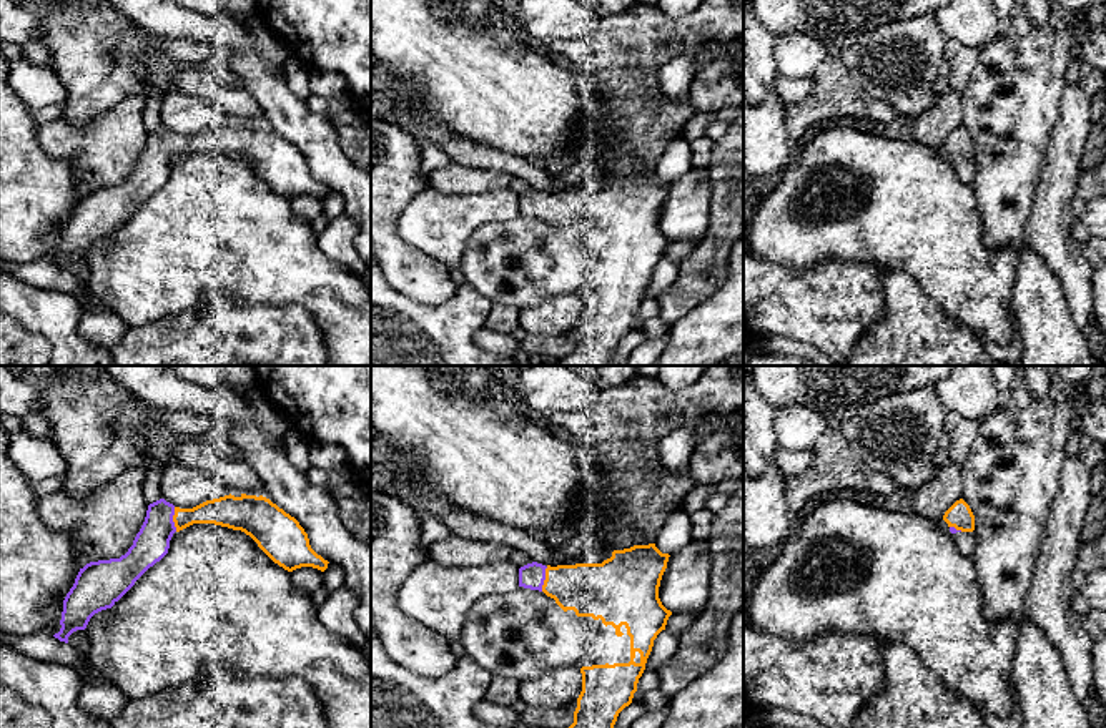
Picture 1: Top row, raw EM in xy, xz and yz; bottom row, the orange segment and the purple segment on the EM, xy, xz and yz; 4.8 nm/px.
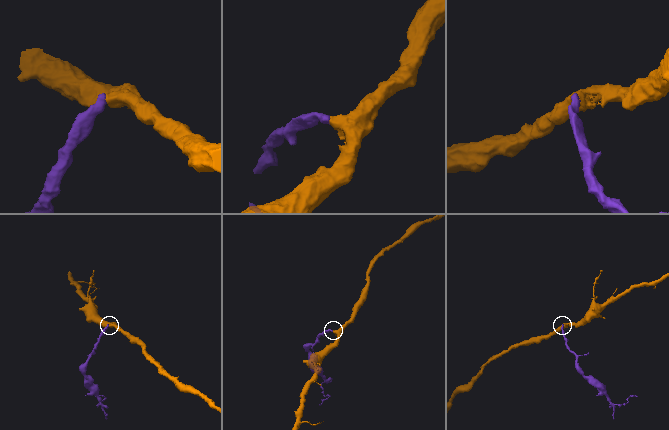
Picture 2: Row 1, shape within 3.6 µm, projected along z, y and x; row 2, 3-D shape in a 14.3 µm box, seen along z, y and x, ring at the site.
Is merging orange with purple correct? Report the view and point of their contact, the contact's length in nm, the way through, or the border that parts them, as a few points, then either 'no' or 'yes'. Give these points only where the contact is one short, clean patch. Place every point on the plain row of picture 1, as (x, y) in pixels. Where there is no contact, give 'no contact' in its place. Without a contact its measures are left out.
xy (173, 147) | 120 nm | across xy (223, 138), (173, 147), (152, 170) | yes

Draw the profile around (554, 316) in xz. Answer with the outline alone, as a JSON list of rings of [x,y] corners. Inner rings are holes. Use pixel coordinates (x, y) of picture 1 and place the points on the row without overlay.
[[[577,294],[547,298],[537,306],[519,311],[519,326],[527,334],[562,336],[574,331],[582,319],[582,301]]]

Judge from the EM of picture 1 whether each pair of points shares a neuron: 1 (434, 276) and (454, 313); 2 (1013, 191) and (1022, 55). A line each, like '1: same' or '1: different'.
1: different
2: same

